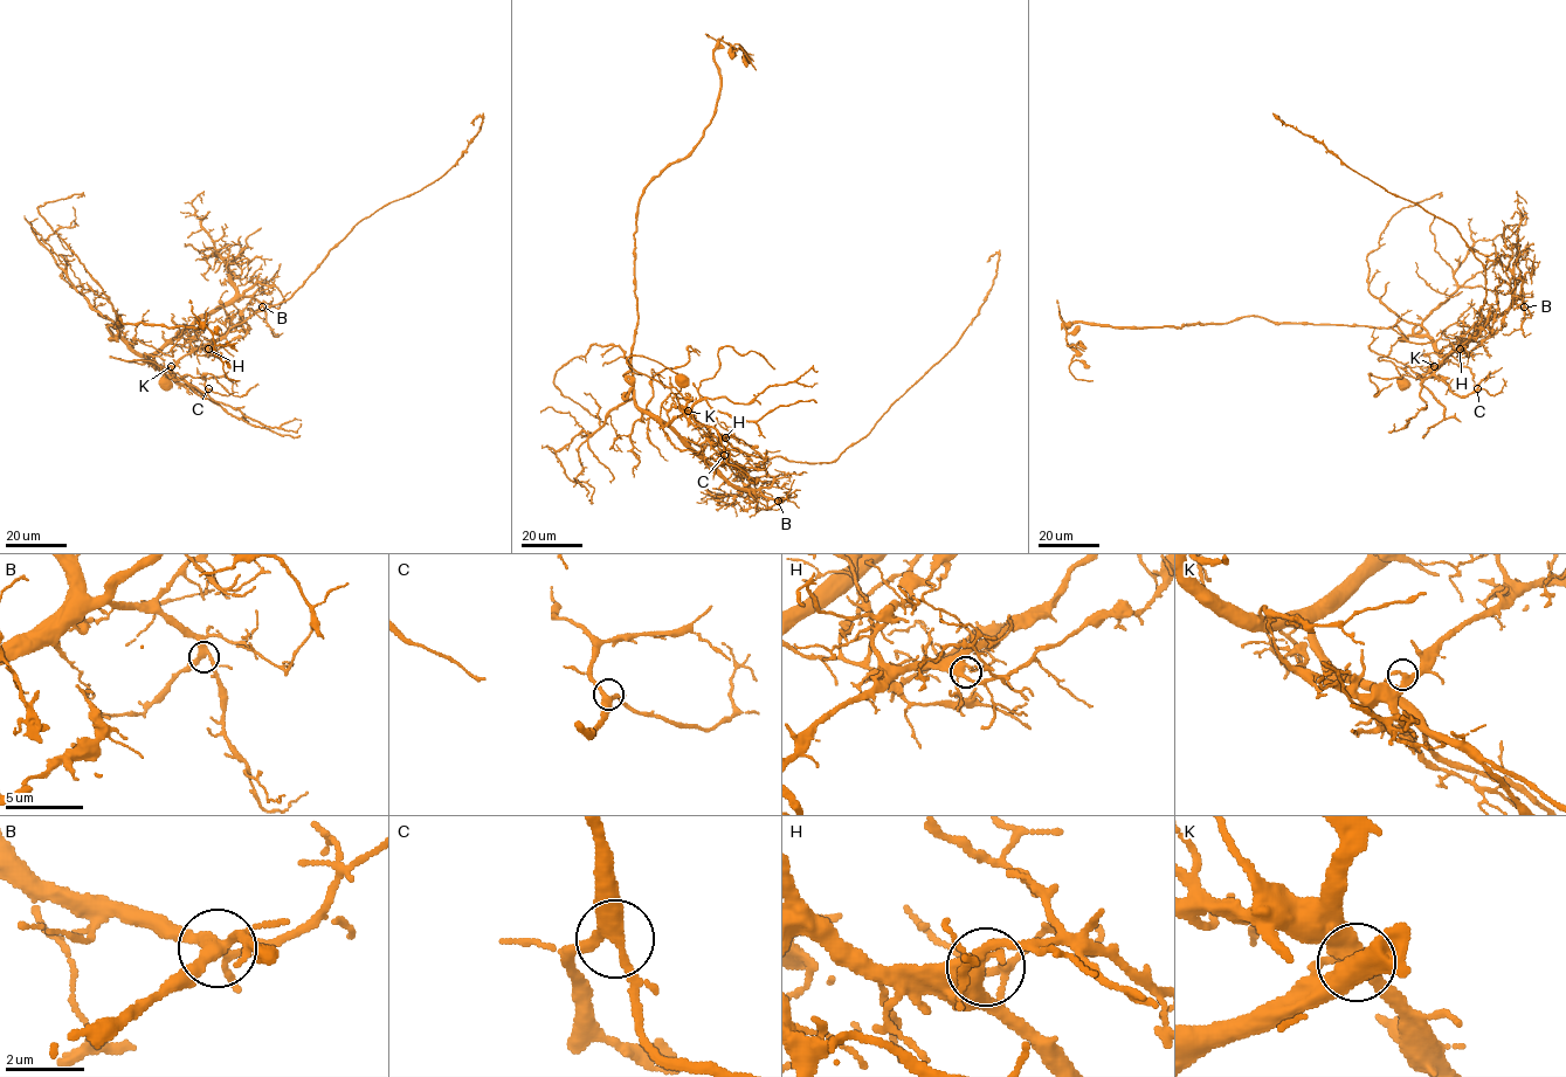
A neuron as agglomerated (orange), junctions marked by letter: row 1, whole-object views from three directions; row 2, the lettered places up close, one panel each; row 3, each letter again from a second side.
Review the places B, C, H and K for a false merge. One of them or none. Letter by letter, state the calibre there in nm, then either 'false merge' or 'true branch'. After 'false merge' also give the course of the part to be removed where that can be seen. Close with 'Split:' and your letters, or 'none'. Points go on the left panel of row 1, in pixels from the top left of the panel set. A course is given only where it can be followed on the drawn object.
B: calibre 320 nm; true branch
C: calibre 360 nm; true branch
H: calibre 400 nm; true branch
K: calibre 300 nm; false merge; course (171, 366), (254, 313), (285, 302), (359, 221), (450, 168), (480, 130), (481, 116), (473, 125)
Split: K

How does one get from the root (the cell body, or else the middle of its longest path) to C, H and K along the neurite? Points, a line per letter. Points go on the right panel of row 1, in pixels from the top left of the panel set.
C: (1402, 381), (1391, 361), (1378, 358), (1408, 361), (1420, 374), (1433, 370), (1461, 397), (1477, 388)
H: (1402, 381), (1406, 380), (1391, 361), (1378, 358), (1408, 361), (1414, 372), (1426, 374), (1460, 349)
K: (1402, 381), (1406, 380), (1391, 361), (1378, 358), (1408, 361), (1409, 367), (1420, 374), (1426, 374), (1434, 366)

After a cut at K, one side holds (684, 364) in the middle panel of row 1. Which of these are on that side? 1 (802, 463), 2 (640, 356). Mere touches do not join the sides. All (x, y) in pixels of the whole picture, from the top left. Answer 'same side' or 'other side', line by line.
1: other side
2: other side

